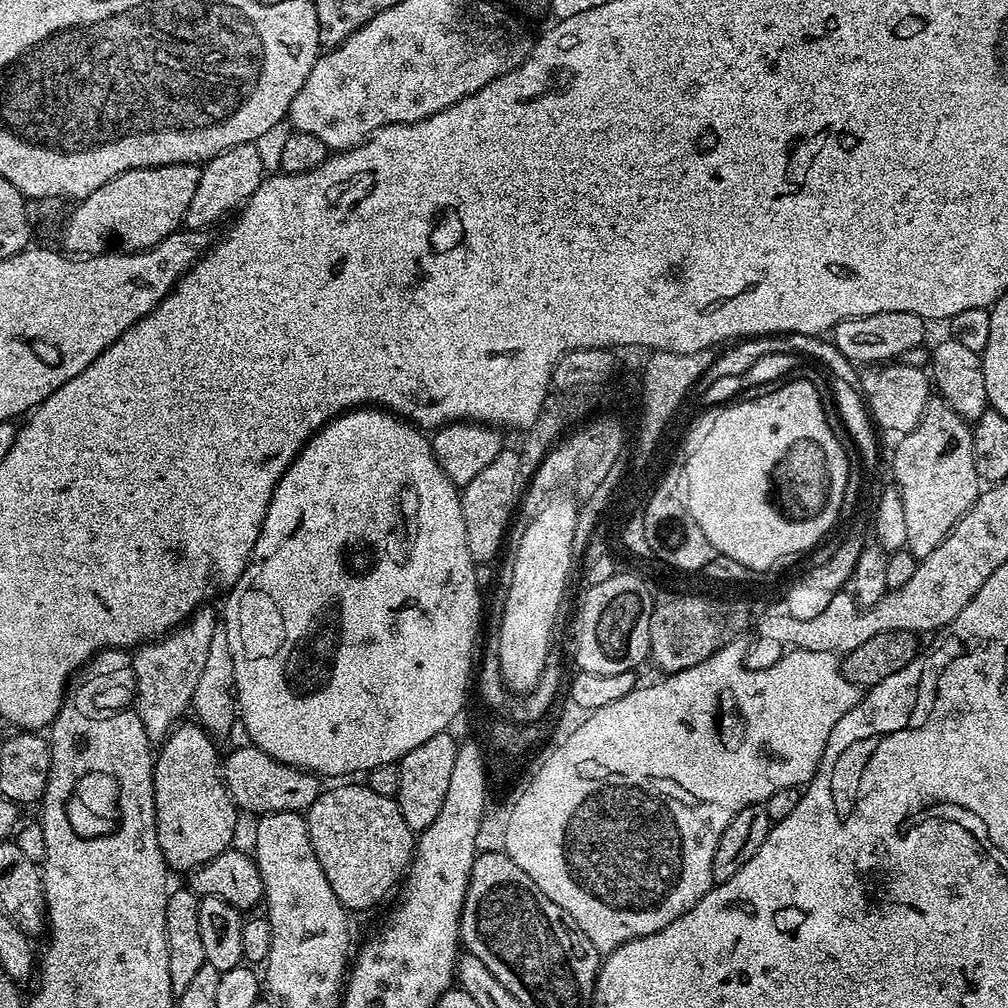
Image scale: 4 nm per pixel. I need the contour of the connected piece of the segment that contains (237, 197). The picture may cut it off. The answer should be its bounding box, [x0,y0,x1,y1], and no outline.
[183,144,266,230]

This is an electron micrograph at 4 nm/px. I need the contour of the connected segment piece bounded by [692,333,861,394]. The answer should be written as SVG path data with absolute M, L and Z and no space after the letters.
M779 333L775 337L751 337L743 339L730 347L721 351L715 362L706 369L703 379L699 380L698 384L694 384L692 391L695 393L706 392L710 394L714 390L716 382L723 380L729 381L729 378L736 375L742 375L748 368L752 367L754 363L758 362L760 358L771 353L790 353L801 357L810 356L822 363L832 372L834 378L843 380L856 390L861 388L860 372L857 365L850 361L840 350L838 350L829 339L820 337L819 335L810 336L802 335L800 333Z

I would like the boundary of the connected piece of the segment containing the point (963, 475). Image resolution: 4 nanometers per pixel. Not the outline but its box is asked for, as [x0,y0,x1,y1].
[892,398,982,558]

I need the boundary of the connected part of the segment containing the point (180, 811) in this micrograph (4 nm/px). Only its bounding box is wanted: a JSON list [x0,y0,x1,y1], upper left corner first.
[152,722,238,874]

